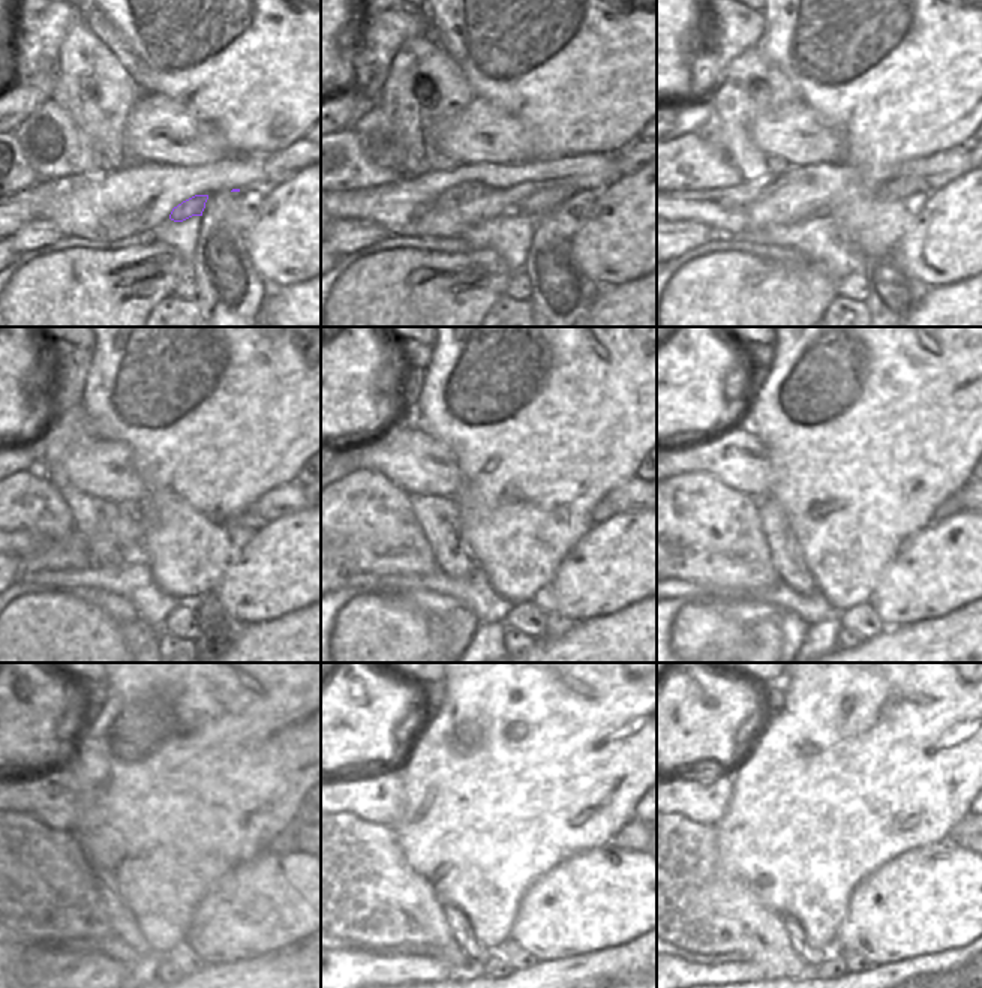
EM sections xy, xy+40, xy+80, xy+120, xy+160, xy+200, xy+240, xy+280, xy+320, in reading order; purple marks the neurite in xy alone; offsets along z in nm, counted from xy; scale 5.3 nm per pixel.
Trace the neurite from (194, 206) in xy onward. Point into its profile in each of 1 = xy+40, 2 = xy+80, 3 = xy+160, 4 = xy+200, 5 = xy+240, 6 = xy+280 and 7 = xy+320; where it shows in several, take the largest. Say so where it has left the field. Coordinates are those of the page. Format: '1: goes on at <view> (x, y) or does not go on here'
1: goes on at xy+40 (544, 201)
2: goes on at xy+80 (897, 189)
3: goes on at xy+160 (603, 510)
4: goes on at xy+200 (952, 505)
5: goes on at xy+240 (290, 837)
6: goes on at xy+280 (625, 838)
7: goes on at xy+320 (961, 841)

